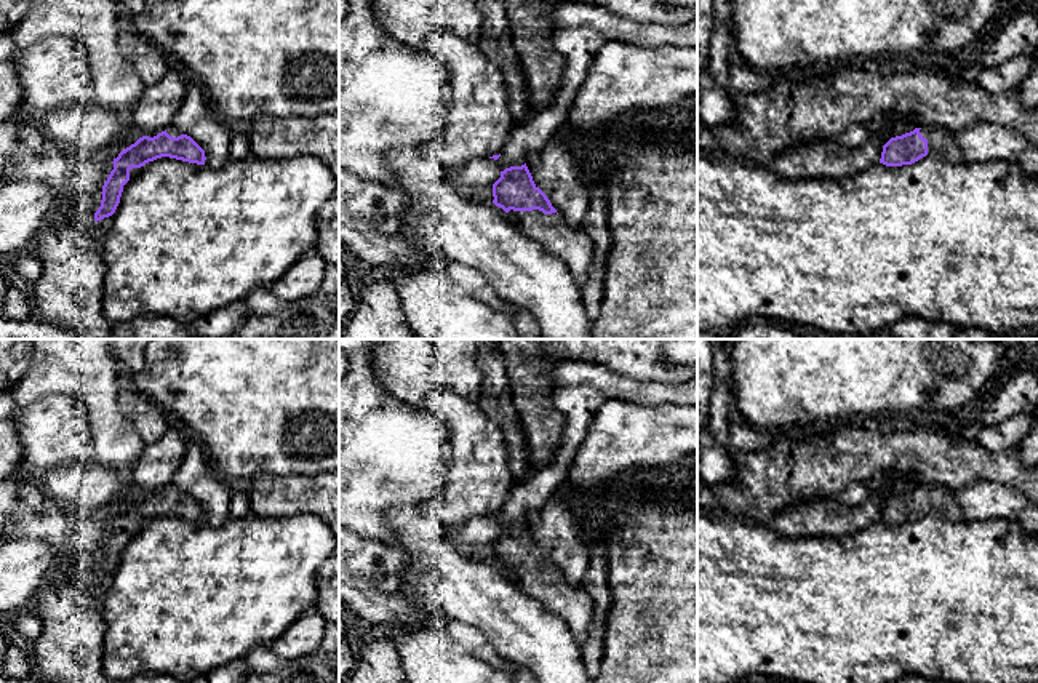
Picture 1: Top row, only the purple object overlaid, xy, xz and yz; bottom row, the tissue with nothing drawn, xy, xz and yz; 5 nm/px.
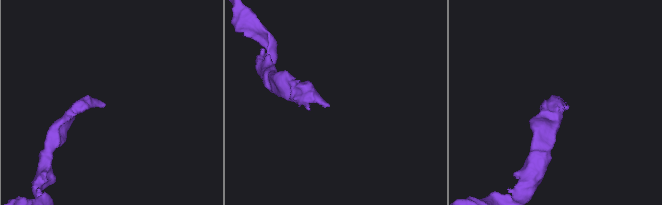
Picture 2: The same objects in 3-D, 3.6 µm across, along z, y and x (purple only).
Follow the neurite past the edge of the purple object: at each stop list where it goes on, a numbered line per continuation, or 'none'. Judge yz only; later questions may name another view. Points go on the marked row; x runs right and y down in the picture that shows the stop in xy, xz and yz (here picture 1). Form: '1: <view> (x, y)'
1: yz (938, 139)

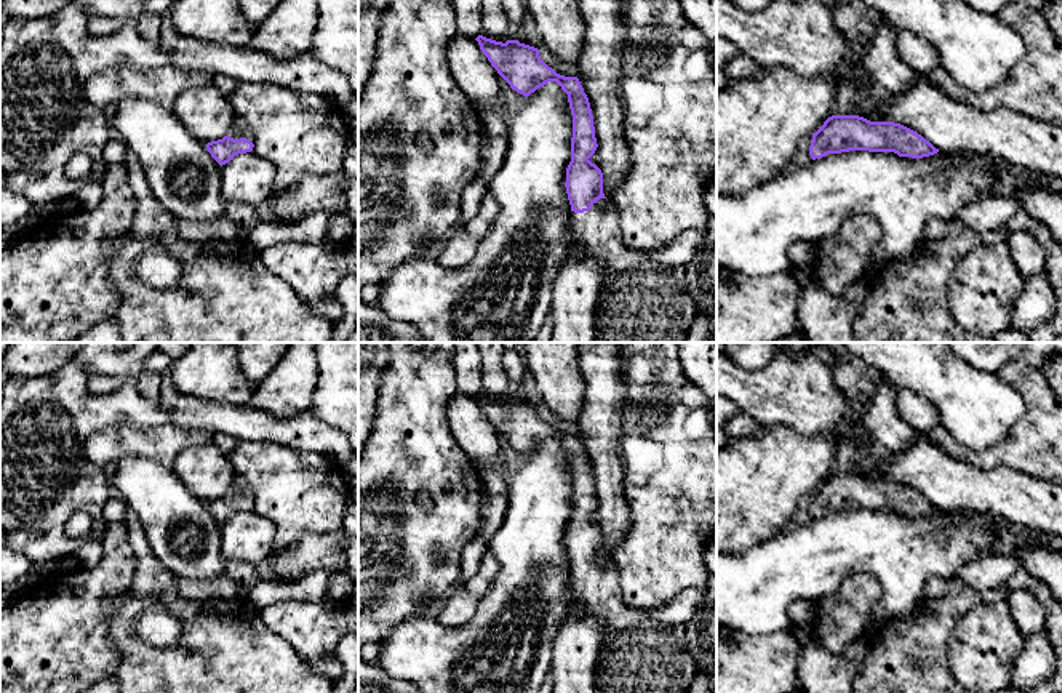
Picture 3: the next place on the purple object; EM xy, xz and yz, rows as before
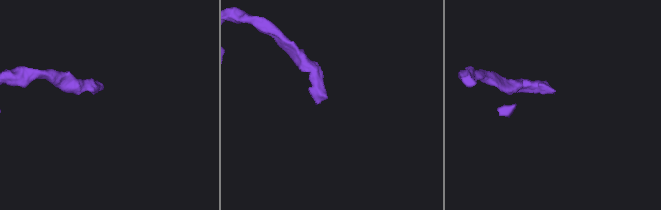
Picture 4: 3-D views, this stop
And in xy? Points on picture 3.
1: xy (239, 128)

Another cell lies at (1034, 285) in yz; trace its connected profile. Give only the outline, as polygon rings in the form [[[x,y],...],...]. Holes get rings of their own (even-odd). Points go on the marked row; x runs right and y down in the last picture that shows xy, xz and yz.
[[[1046,272],[1025,280],[1022,293],[1016,298],[1011,326],[1032,331],[1040,323],[1048,323],[1056,312],[1056,294],[1052,293]]]

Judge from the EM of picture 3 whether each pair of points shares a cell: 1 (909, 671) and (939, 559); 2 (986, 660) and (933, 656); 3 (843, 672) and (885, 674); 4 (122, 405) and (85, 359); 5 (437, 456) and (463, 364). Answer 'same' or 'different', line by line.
1: different
2: different
3: different
4: same
5: different

